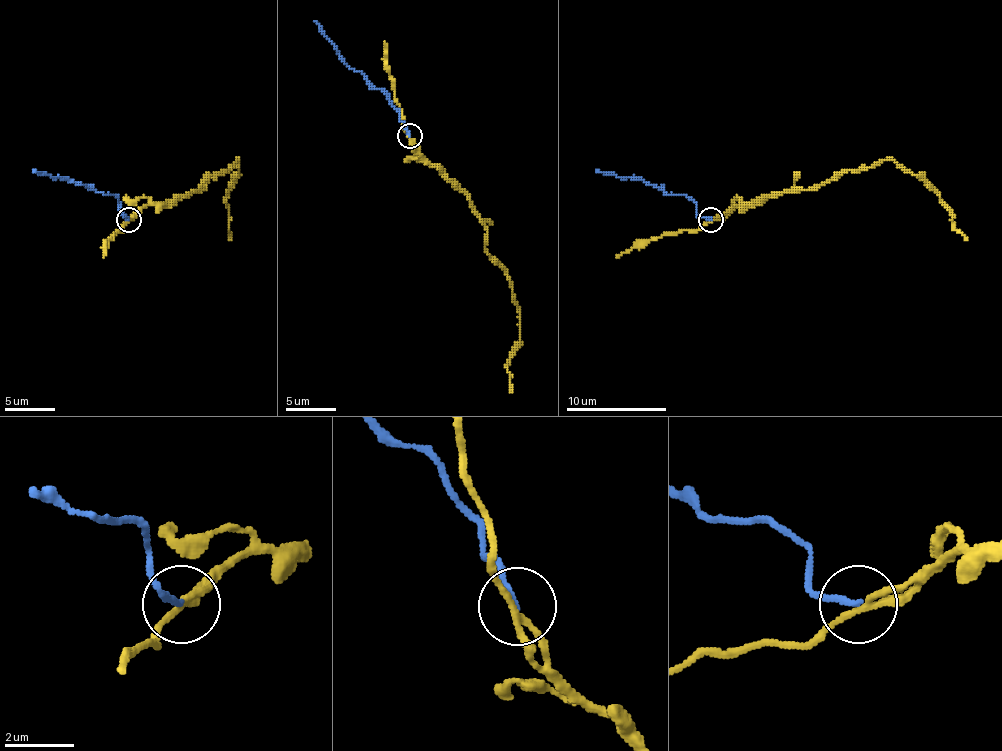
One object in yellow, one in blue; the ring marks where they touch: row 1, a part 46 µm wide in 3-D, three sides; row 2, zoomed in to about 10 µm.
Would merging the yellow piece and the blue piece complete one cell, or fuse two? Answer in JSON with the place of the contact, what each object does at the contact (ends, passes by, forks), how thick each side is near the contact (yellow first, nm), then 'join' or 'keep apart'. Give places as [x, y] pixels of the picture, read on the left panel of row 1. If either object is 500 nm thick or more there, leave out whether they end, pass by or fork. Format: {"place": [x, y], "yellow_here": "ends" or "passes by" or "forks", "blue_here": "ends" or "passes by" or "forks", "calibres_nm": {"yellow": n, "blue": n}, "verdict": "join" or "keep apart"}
{"place": [129, 219], "yellow_here": "passes by", "blue_here": "ends", "calibres_nm": {"yellow": 200, "blue": 150}, "verdict": "join"}

